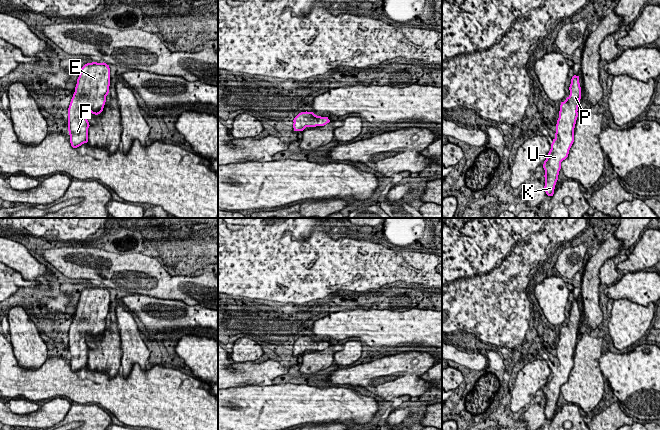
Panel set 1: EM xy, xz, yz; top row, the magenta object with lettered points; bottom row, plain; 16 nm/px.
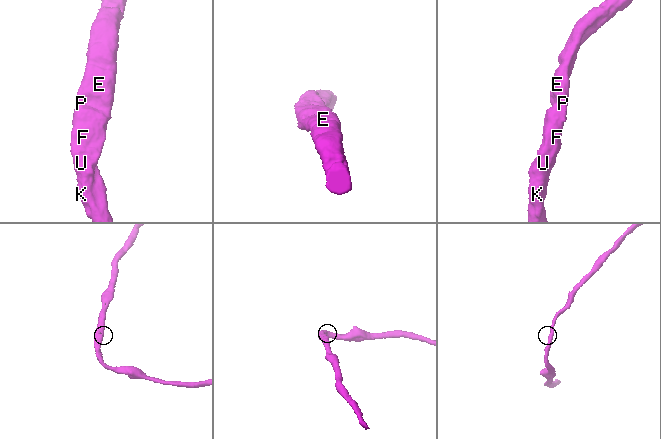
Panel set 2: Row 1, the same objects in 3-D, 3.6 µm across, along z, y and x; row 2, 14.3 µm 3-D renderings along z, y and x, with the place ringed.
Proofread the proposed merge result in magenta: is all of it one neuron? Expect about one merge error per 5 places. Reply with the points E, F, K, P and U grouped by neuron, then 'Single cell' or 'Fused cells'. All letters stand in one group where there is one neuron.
Groups: E F K P U. Single cell

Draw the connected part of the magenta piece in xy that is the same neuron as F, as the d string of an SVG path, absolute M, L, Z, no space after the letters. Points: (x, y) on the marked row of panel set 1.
M87 63L81 68L68 108L68 131L73 148L88 142L87 113L98 115L103 111L109 86L110 68L106 63Z

